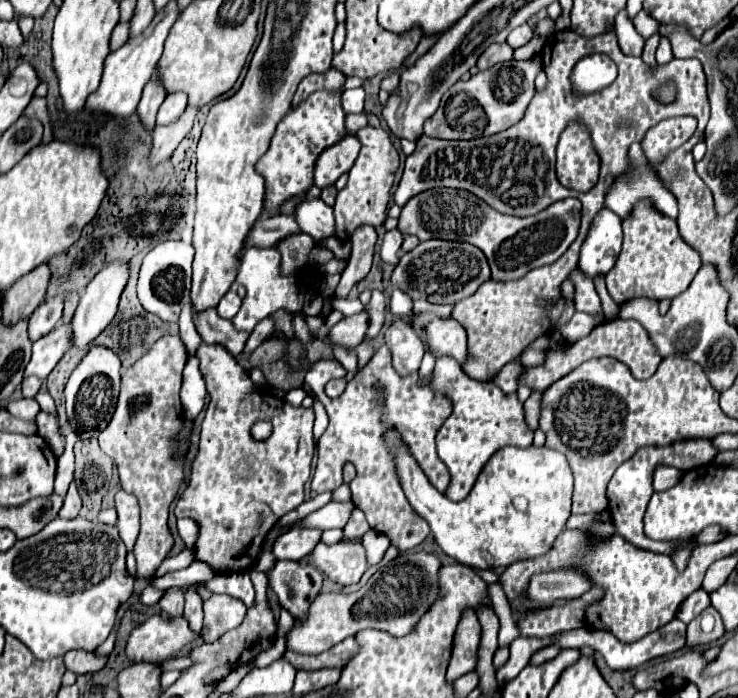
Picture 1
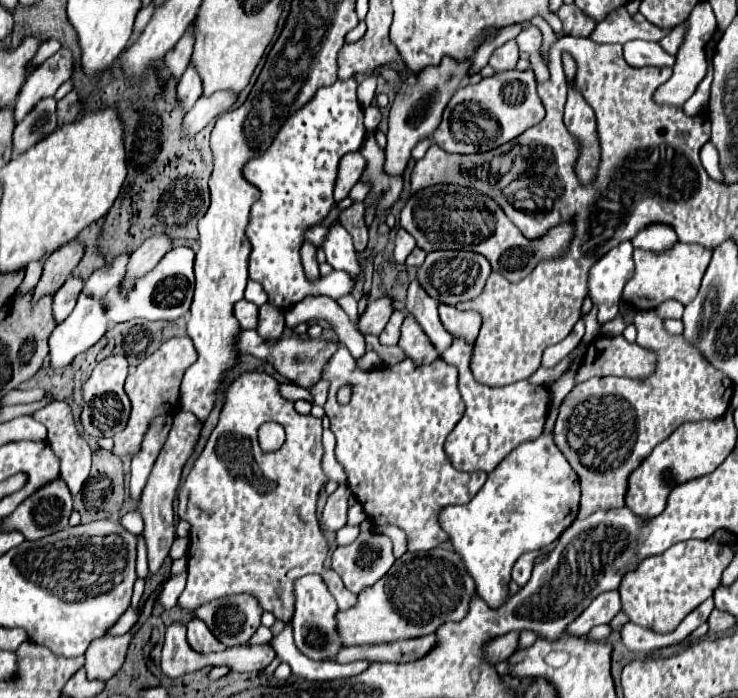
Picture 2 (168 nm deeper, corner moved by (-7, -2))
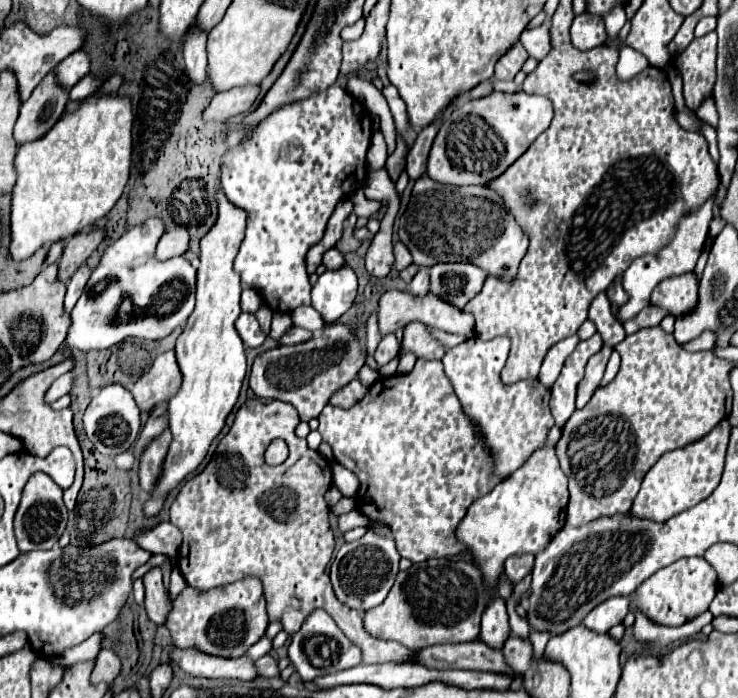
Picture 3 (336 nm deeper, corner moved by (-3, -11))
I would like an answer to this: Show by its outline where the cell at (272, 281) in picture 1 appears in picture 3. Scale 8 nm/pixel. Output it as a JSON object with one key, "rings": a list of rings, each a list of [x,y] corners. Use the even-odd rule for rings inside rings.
{"rings":[[[331,85],[327,91],[317,91],[313,93],[309,99],[305,101],[297,101],[297,103],[291,103],[291,105],[285,105],[281,107],[279,111],[275,111],[273,115],[269,115],[263,123],[259,123],[253,133],[249,135],[249,139],[243,139],[239,145],[235,145],[225,157],[223,157],[223,163],[221,163],[221,185],[223,185],[223,191],[227,195],[227,199],[245,209],[247,211],[247,229],[245,229],[245,239],[239,247],[239,253],[235,257],[235,271],[239,273],[241,277],[241,283],[245,283],[247,287],[255,289],[261,299],[265,301],[265,305],[275,311],[275,313],[291,313],[293,309],[301,307],[301,305],[311,305],[311,283],[309,283],[309,275],[305,271],[305,255],[309,251],[309,247],[313,247],[315,243],[319,243],[323,239],[323,233],[325,233],[325,225],[337,205],[339,199],[343,197],[349,197],[355,189],[363,187],[363,179],[367,175],[367,167],[365,167],[365,153],[367,153],[367,147],[369,147],[369,139],[371,139],[371,113],[367,111],[367,107],[355,99],[349,91],[345,91],[343,87],[339,85]]]}

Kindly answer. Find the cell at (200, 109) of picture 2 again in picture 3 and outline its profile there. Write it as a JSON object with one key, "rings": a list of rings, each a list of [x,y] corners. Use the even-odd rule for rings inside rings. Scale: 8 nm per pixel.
{"rings":[[[243,85],[243,87],[229,89],[225,93],[217,93],[211,99],[209,107],[205,107],[203,119],[205,121],[227,121],[233,115],[245,113],[249,111],[257,93],[259,93],[259,85]]]}

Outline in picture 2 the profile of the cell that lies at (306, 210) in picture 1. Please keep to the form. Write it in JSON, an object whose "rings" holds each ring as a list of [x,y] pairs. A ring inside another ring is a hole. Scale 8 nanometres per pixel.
{"rings":[[[335,222],[329,228],[329,234],[327,234],[327,238],[325,238],[321,248],[325,250],[327,264],[331,264],[333,270],[343,270],[353,280],[357,278],[357,274],[359,274],[359,260],[357,260],[355,248],[353,248],[353,240],[351,240],[349,232],[339,222]]]}

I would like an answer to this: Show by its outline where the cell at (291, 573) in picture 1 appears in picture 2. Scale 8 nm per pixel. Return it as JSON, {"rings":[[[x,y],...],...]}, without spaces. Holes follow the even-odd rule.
{"rings":[[[313,574],[313,576],[299,578],[295,582],[295,600],[297,600],[295,602],[295,616],[291,620],[295,646],[311,660],[317,660],[317,662],[333,660],[339,654],[339,650],[343,648],[339,632],[337,632],[335,598],[325,590],[325,584],[321,582],[321,578],[317,578],[317,574]]]}

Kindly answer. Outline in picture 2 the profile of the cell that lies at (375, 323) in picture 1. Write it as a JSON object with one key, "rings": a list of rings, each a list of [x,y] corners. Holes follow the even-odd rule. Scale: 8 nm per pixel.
{"rings":[[[395,310],[393,312],[393,316],[391,316],[391,320],[389,320],[389,324],[385,326],[385,330],[383,330],[383,334],[379,336],[379,342],[383,344],[383,346],[393,346],[393,344],[397,344],[399,342],[399,328],[401,328],[401,324],[403,324],[403,318],[405,318],[405,314],[403,312],[399,312],[399,310]]]}

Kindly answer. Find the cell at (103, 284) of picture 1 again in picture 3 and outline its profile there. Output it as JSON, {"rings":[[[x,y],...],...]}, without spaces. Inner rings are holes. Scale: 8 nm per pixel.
{"rings":[[[175,227],[171,231],[167,231],[159,243],[157,243],[157,251],[155,251],[155,259],[165,261],[169,257],[177,257],[183,255],[187,251],[187,243],[189,243],[189,233],[185,227]]]}

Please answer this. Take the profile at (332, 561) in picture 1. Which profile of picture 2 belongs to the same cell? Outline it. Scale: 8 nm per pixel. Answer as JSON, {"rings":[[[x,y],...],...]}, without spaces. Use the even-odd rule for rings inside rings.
{"rings":[[[379,532],[359,534],[355,542],[349,546],[339,546],[333,552],[333,570],[353,594],[361,594],[365,588],[373,586],[389,572],[393,562],[395,556],[391,550],[391,540]]]}

